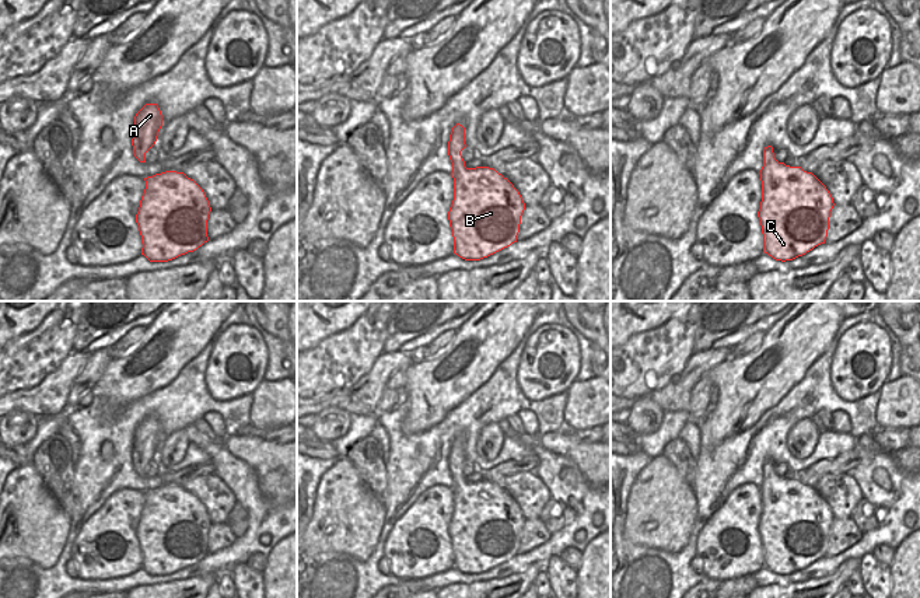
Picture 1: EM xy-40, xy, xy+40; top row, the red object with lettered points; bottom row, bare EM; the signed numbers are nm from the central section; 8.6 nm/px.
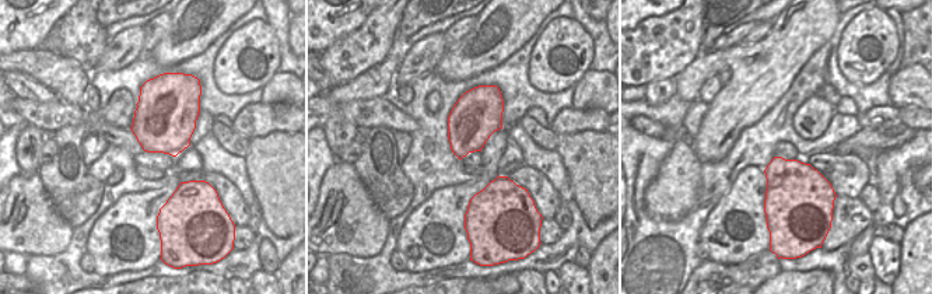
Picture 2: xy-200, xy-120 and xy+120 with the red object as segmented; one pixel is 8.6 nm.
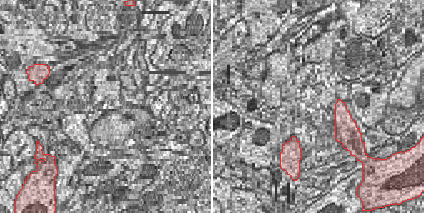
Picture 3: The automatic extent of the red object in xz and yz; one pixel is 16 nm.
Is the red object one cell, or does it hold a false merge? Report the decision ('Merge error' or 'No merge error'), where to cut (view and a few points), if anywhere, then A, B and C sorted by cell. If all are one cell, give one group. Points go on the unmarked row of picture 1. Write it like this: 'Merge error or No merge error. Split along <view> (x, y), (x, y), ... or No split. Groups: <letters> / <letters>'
No merge error. No split. Groups: A B C

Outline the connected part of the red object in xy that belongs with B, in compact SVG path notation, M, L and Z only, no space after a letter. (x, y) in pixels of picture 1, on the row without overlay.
M456 437L448 455L454 492L448 534L454 567L465 574L480 574L517 556L525 517L494 482L466 482L461 469L465 461L465 441Z

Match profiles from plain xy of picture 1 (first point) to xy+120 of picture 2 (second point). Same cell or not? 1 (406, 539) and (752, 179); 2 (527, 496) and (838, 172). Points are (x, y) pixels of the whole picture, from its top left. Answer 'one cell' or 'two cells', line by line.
1: one cell
2: one cell

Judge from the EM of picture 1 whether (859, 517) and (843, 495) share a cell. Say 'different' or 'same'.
different

